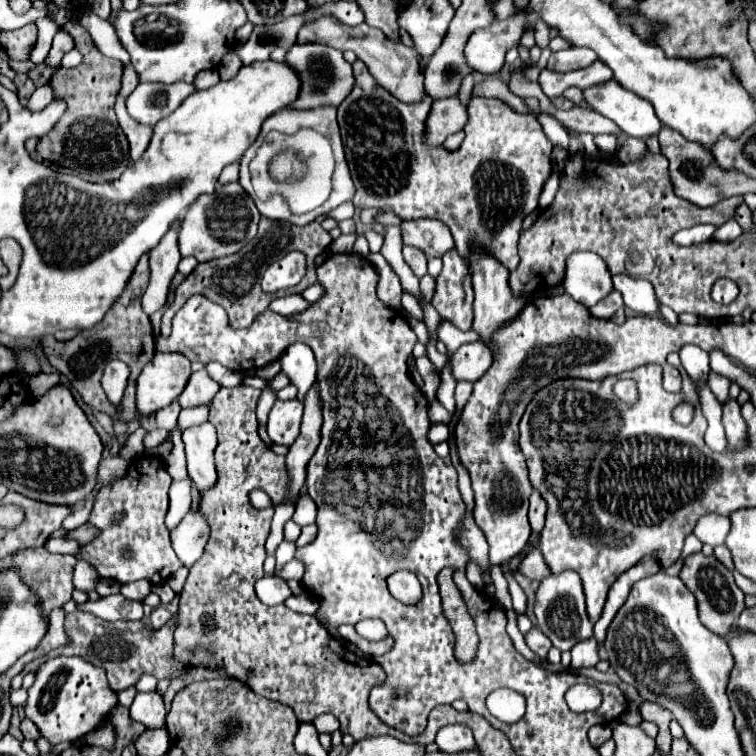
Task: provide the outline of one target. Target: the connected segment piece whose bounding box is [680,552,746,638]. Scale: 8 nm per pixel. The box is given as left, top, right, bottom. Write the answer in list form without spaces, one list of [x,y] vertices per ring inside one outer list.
[[[692,554],[684,558],[684,566],[680,570],[680,580],[686,584],[686,588],[696,596],[698,602],[698,612],[700,612],[700,622],[714,634],[718,636],[728,636],[728,632],[734,628],[740,612],[746,608],[744,604],[744,592],[736,586],[732,572],[718,562],[714,556],[704,556]]]

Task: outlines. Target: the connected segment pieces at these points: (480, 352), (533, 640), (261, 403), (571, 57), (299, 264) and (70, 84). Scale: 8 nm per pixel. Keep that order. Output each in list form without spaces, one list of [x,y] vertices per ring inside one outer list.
[[[468,342],[462,344],[450,358],[452,364],[452,376],[456,382],[476,382],[490,366],[492,366],[492,352],[484,348],[480,342]]]
[[[532,628],[528,634],[524,634],[524,640],[528,644],[528,648],[538,654],[540,658],[546,658],[548,650],[552,647],[552,643],[549,638],[546,638],[538,628]]]
[[[268,384],[263,390],[258,400],[256,416],[259,424],[266,424],[268,414],[276,400],[276,393],[272,392],[271,385]]]
[[[568,48],[568,50],[554,52],[548,60],[548,68],[554,68],[558,72],[580,70],[594,64],[596,58],[598,58],[596,52],[592,52],[590,48]]]
[[[290,252],[284,258],[272,262],[262,276],[262,288],[266,292],[296,286],[306,274],[306,260],[300,252]]]
[[[66,22],[62,30],[72,36],[74,48],[82,54],[82,64],[72,70],[60,68],[50,78],[54,98],[66,102],[66,112],[56,126],[38,140],[36,152],[44,162],[50,162],[66,174],[74,174],[88,182],[112,182],[120,178],[130,162],[128,140],[124,140],[124,132],[120,132],[114,114],[114,102],[120,92],[122,62],[104,56],[80,22]]]

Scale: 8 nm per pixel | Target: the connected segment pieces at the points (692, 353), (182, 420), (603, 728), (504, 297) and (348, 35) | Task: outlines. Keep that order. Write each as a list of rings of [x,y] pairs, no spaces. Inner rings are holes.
[[[688,344],[680,350],[680,360],[692,382],[696,382],[696,384],[708,382],[708,372],[710,372],[708,352],[704,352],[702,348],[698,348],[694,344]]]
[[[209,404],[182,409],[176,426],[178,426],[181,431],[184,431],[189,427],[204,423],[208,419],[209,409]]]
[[[598,724],[598,726],[590,728],[588,738],[590,738],[592,746],[594,746],[594,748],[598,748],[600,744],[604,744],[606,740],[610,740],[610,738],[612,738],[612,728],[610,728],[608,724]]]
[[[476,246],[472,250],[472,282],[474,282],[474,324],[472,330],[478,332],[480,340],[494,350],[492,346],[492,336],[510,320],[516,316],[516,312],[520,312],[520,306],[524,306],[528,302],[526,296],[514,296],[510,284],[508,284],[508,270],[498,262],[492,260],[492,256],[486,256],[484,252],[480,252],[480,248]]]
[[[316,20],[316,24],[306,24],[300,30],[300,44],[306,42],[318,42],[318,44],[326,44],[332,46],[336,50],[352,50],[372,72],[372,76],[376,78],[376,82],[380,86],[384,86],[388,92],[392,92],[392,96],[396,96],[398,100],[404,102],[416,102],[424,98],[424,86],[422,86],[422,68],[420,68],[420,54],[414,48],[404,46],[402,42],[394,42],[390,40],[384,32],[380,32],[378,28],[372,28],[368,24],[360,24],[358,28],[350,28],[346,24],[340,24],[338,20]]]

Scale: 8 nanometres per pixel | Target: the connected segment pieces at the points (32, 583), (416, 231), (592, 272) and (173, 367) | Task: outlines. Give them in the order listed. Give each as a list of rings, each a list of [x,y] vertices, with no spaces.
[[[40,546],[40,548],[18,550],[18,552],[14,552],[10,556],[10,560],[12,560],[12,566],[20,572],[22,582],[38,596],[44,618],[48,618],[54,608],[60,608],[60,606],[71,600],[74,591],[74,557],[72,563],[72,556],[68,556],[68,554],[52,554],[44,546]]]
[[[406,220],[402,222],[402,238],[406,246],[420,248],[428,258],[440,258],[454,248],[448,226],[438,220]]]
[[[574,252],[566,258],[566,274],[562,288],[576,302],[594,306],[608,292],[612,292],[610,272],[604,260],[592,252]]]
[[[156,352],[136,382],[138,416],[172,404],[188,384],[190,360],[180,352]]]

